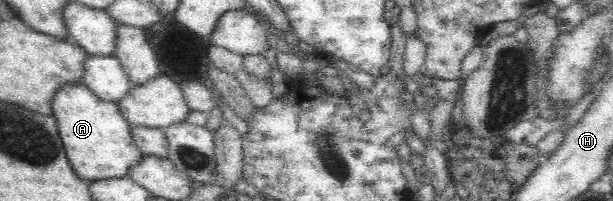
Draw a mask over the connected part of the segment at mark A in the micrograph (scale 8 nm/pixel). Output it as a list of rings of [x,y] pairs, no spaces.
[[[83,84],[64,85],[61,91],[55,94],[52,108],[68,161],[82,180],[96,182],[130,177],[130,169],[143,159],[144,154],[139,151],[133,141],[132,127],[122,116],[118,105],[110,101],[101,101],[87,86]]]

